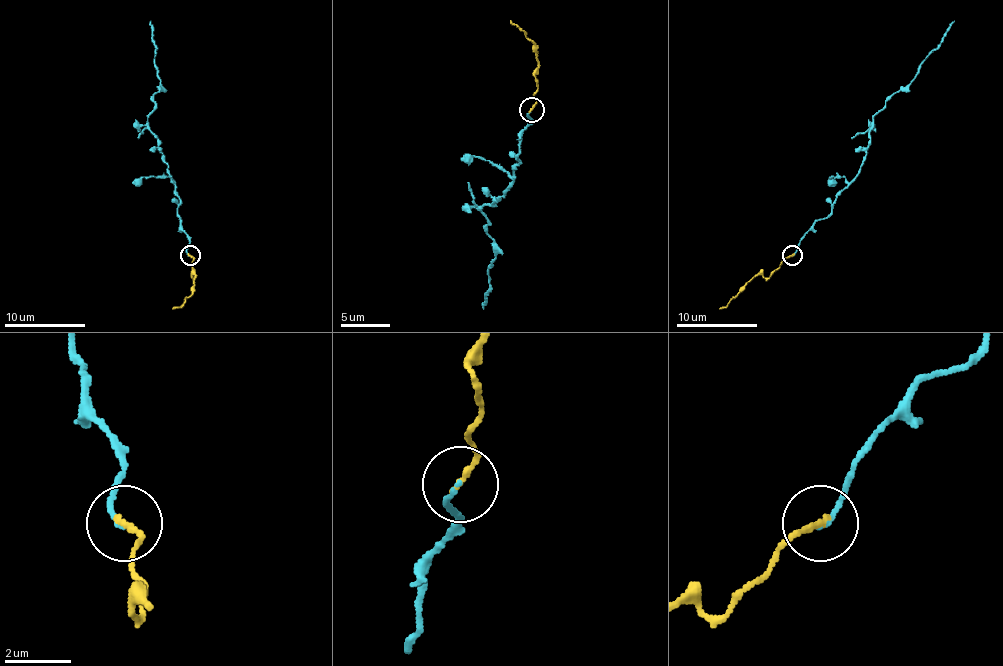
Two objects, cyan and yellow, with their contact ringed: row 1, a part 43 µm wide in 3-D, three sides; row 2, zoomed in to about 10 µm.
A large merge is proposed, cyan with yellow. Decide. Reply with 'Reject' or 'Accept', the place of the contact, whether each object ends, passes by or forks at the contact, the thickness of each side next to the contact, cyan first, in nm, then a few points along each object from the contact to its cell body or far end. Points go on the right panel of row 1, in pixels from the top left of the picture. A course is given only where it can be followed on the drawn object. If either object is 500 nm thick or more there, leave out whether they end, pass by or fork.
Accept. Place: (792, 255). At the ring cyan ends. At the ring yellow ends. Thickness 110 nm (cyan) against 190 nm. Course of cyan: (791, 256), (803, 235), (829, 213), (838, 195), (858, 173), (874, 117), (912, 80), (954, 20). Course of yellow: (791, 256), (767, 278), (761, 274), (755, 276), (719, 308)

